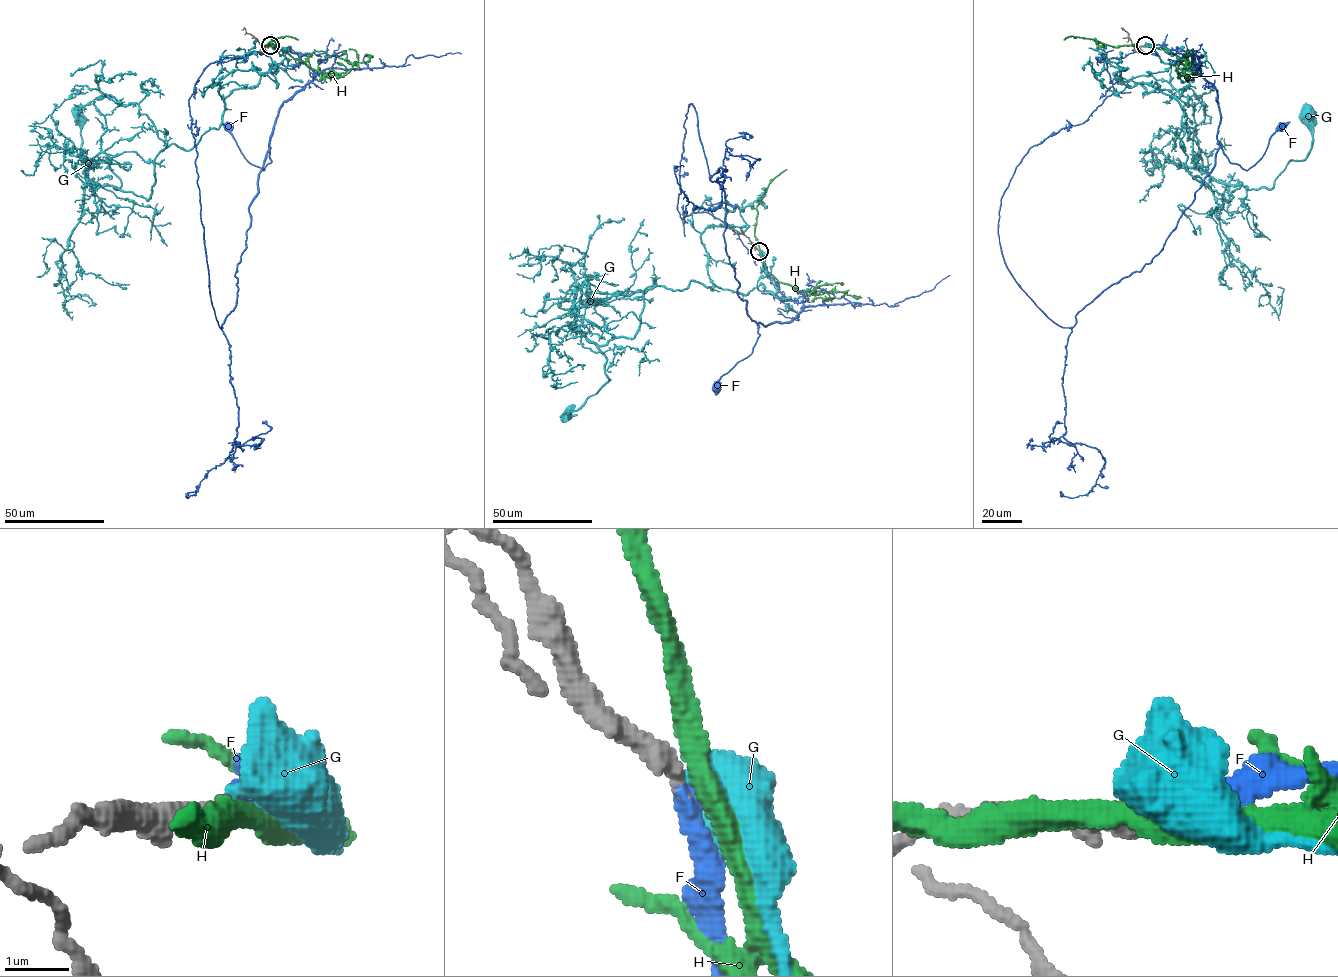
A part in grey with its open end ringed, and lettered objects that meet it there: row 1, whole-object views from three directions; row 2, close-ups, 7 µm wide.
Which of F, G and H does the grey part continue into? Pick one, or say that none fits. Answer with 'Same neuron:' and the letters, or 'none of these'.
Same neuron: F

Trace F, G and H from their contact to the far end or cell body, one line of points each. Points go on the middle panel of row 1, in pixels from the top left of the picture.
F: (759, 250), (779, 291), (803, 308), (790, 321), (758, 323), (752, 353), (716, 385)
G: (759, 250), (774, 295), (691, 281), (682, 290), (642, 291), (636, 334), (598, 347), (609, 379), (567, 415)
H: (759, 250), (766, 270), (779, 282), (814, 295), (843, 292), (853, 295)

